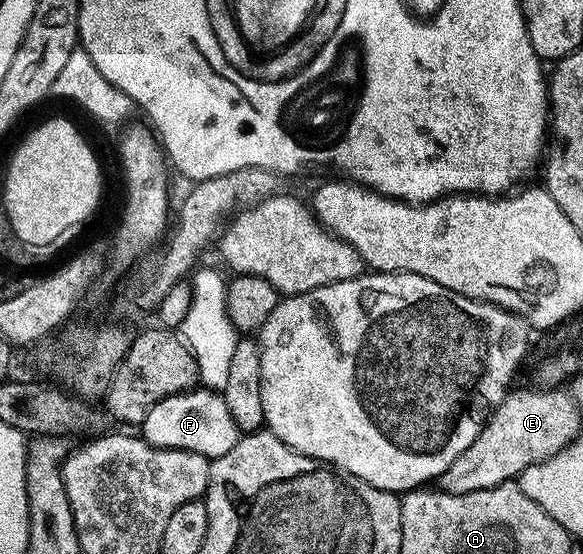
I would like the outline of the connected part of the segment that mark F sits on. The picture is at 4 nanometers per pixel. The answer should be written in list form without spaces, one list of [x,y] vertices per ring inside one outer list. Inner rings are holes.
[[[207,389],[175,395],[154,405],[142,424],[142,438],[158,451],[193,451],[207,459],[221,459],[238,445],[242,432],[226,405],[223,394]]]

